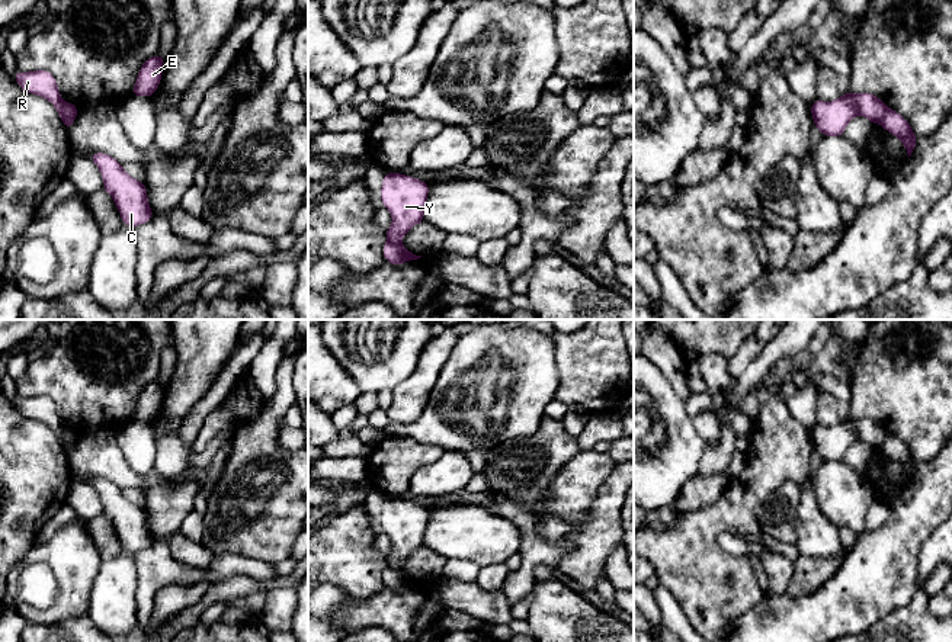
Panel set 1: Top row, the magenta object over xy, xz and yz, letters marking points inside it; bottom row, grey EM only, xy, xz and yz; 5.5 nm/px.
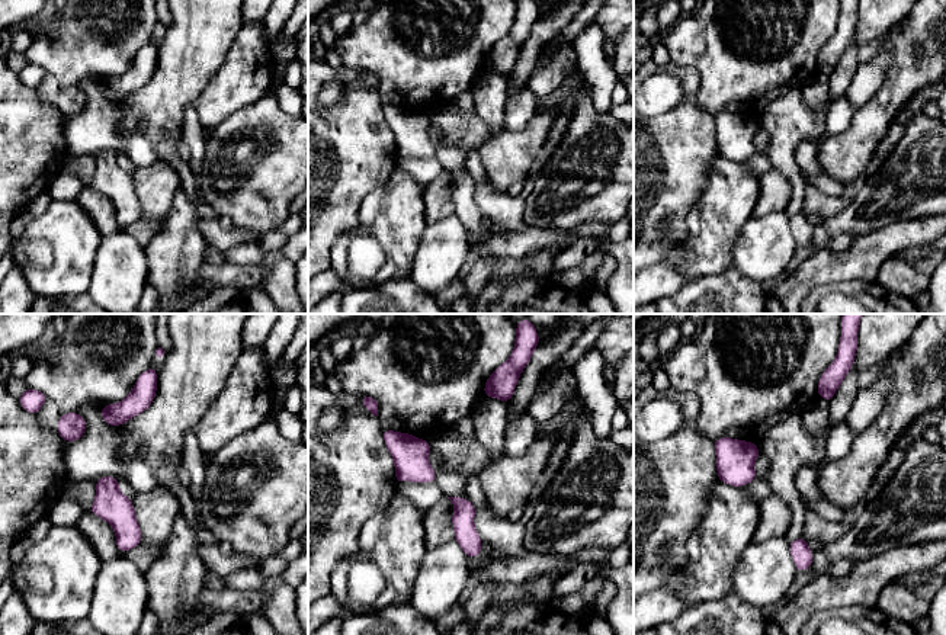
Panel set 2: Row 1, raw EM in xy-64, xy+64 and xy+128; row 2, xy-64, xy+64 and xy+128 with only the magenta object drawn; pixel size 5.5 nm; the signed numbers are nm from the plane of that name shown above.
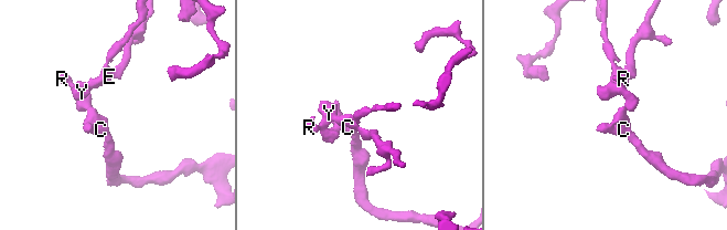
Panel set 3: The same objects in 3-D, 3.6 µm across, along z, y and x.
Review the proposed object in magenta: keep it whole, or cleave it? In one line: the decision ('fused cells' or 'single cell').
fused cells

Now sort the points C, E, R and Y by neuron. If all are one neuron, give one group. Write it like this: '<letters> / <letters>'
C R / E Y

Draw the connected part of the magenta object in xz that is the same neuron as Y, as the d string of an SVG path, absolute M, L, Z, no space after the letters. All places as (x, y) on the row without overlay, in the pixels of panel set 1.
M385 498L381 513L382 532L392 540L392 550L385 555L388 568L401 569L410 553L424 546L424 530L429 520L429 508L401 498Z

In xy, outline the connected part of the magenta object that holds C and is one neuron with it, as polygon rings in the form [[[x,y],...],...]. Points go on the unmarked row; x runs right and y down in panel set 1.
[[[93,478],[89,484],[99,492],[103,516],[113,523],[122,549],[134,553],[147,549],[154,539],[147,524],[145,510],[128,501],[122,489],[105,478]]]

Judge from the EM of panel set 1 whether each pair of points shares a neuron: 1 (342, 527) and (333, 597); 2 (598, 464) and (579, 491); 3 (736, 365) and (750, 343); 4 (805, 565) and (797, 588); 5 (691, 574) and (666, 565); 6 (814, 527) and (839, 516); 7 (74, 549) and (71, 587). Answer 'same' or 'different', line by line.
1: different
2: same
3: same
4: same
5: same
6: different
7: same

